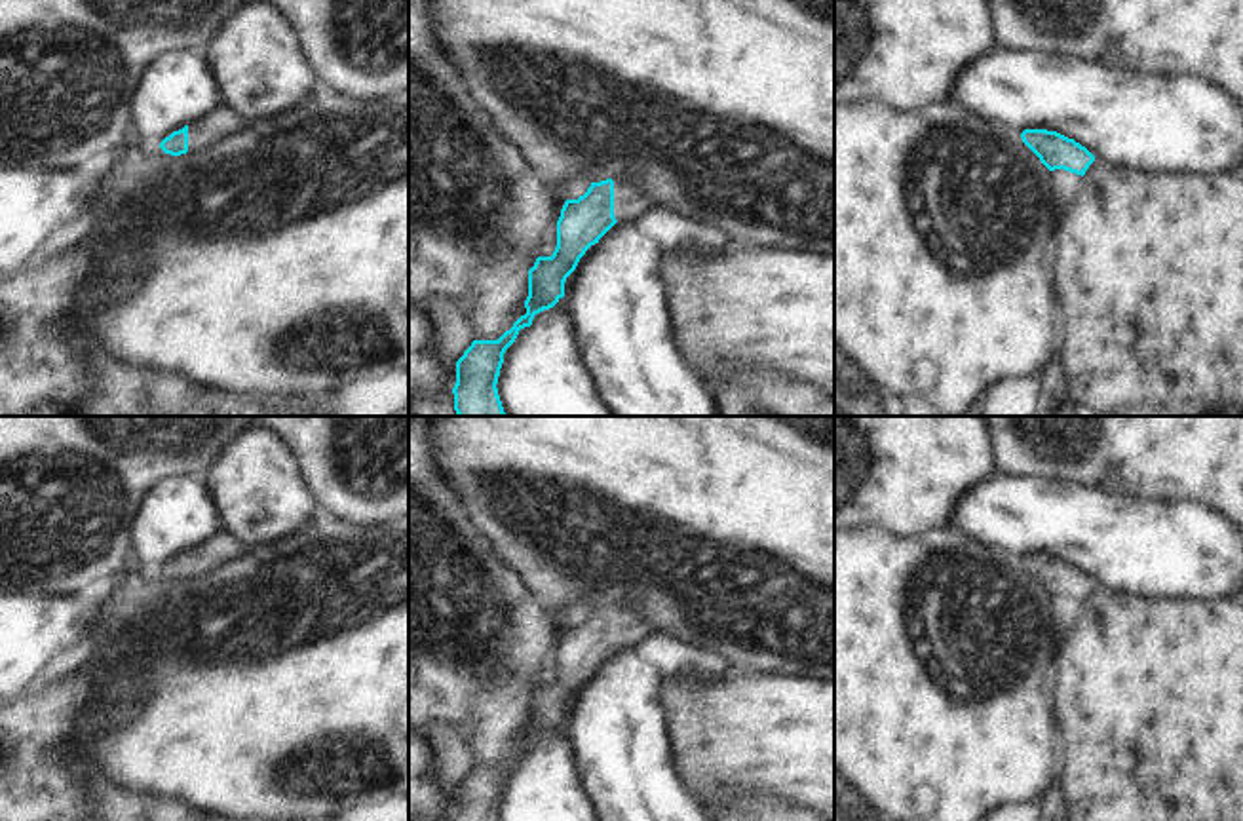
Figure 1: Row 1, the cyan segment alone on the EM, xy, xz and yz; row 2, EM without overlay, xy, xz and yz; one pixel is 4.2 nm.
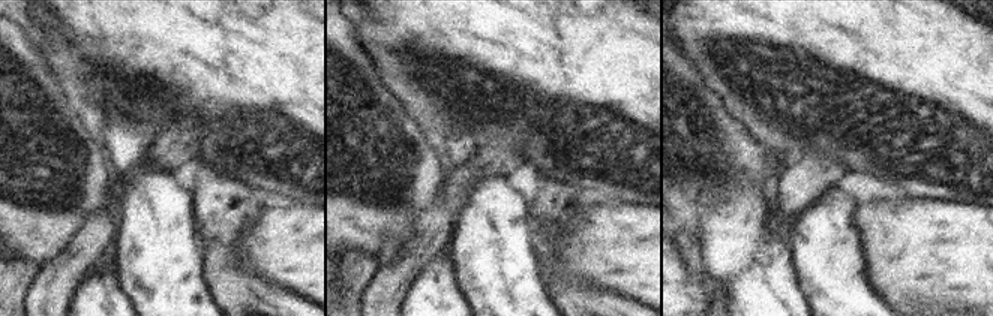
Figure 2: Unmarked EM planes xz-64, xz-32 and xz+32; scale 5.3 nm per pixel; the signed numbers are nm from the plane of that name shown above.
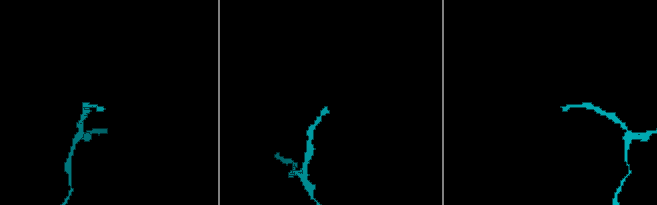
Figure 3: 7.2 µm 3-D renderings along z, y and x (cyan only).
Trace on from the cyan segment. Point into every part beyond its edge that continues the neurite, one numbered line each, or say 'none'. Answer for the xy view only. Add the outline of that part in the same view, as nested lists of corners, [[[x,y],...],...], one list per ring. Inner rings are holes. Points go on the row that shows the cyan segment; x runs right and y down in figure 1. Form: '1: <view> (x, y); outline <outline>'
1: xy (221, 122); outline [[[219,103],[205,118],[188,125],[188,150],[236,135],[243,127],[245,122],[224,103]]]

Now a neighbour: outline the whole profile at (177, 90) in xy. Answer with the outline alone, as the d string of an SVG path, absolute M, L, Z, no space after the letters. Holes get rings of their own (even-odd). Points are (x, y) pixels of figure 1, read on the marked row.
M169 51L160 55L143 72L143 80L135 89L133 124L143 137L141 146L160 146L173 131L200 122L219 103L222 103L222 95L203 51Z

